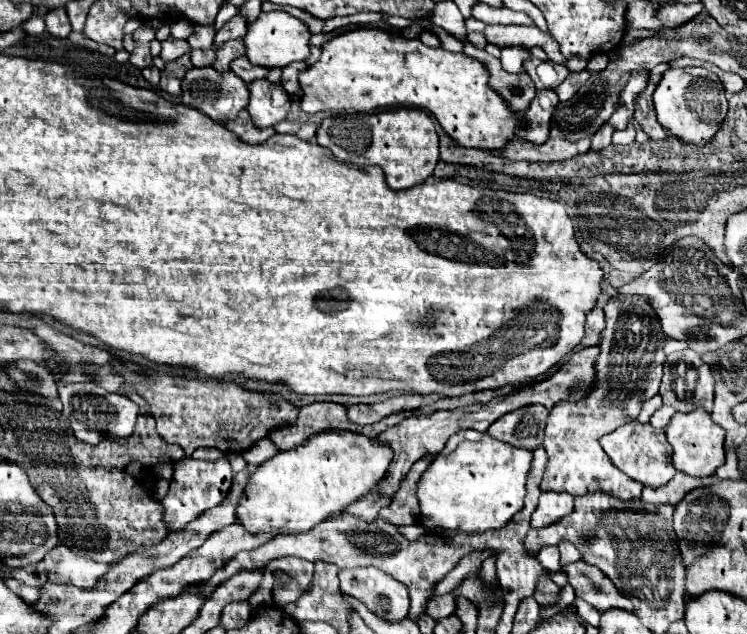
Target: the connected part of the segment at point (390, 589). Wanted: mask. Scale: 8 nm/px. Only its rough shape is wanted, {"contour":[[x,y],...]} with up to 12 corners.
{"contour":[[378,568],[340,570],[340,590],[406,602],[408,588]]}

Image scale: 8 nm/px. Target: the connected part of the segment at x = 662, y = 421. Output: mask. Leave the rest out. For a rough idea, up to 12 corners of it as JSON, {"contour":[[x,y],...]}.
{"contour":[[662,406],[650,418],[650,424],[666,428],[674,408]]}

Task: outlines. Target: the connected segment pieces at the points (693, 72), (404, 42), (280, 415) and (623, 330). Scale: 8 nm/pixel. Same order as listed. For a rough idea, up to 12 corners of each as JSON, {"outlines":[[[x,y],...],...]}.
{"outlines":[[[670,68],[654,90],[658,122],[704,144],[728,112],[724,84]],[[380,28],[322,46],[308,114],[412,106],[464,148],[524,124],[466,54]],[[148,372],[138,394],[190,456],[296,420],[282,396]],[[614,296],[588,402],[546,420],[542,490],[640,498],[600,436],[658,394],[662,328]]]}

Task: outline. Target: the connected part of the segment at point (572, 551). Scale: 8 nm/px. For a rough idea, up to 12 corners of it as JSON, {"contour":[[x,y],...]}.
{"contour":[[572,542],[558,544],[562,562],[582,560]]}

